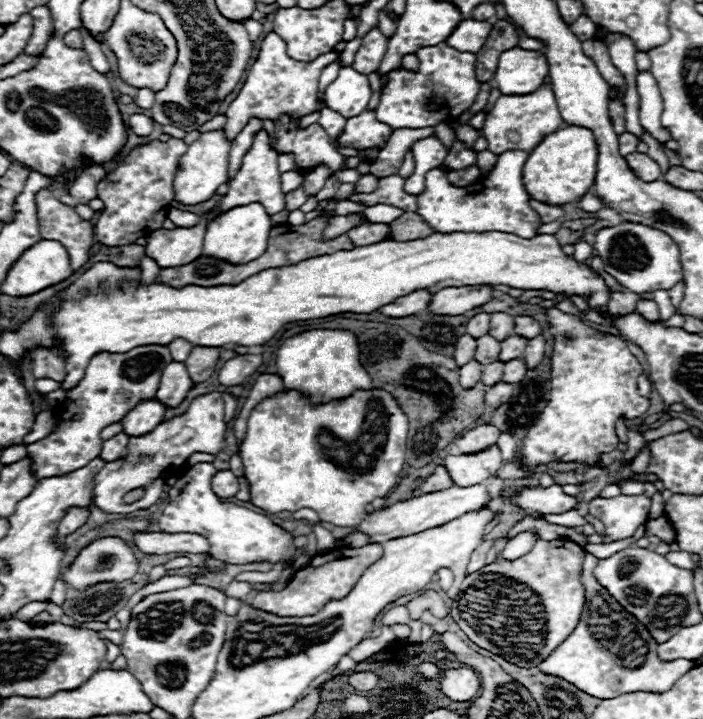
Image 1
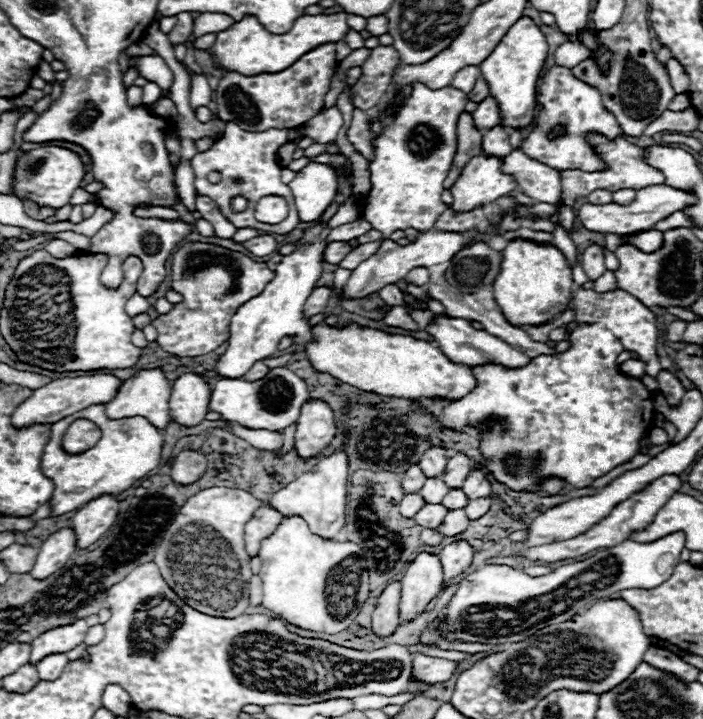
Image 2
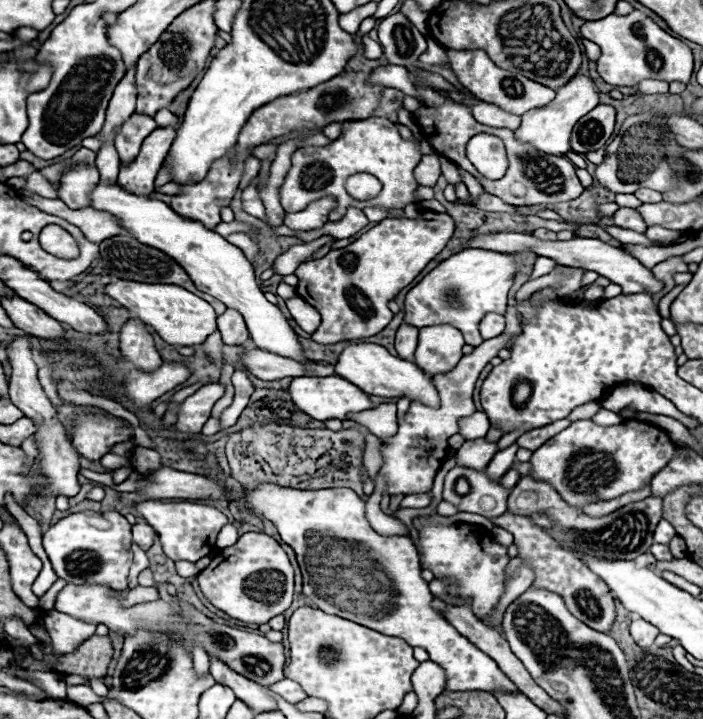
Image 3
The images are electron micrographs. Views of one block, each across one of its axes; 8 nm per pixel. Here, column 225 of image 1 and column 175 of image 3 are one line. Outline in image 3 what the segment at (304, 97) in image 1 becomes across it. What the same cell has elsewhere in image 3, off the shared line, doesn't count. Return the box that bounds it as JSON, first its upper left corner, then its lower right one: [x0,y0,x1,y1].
[118,128,176,196]

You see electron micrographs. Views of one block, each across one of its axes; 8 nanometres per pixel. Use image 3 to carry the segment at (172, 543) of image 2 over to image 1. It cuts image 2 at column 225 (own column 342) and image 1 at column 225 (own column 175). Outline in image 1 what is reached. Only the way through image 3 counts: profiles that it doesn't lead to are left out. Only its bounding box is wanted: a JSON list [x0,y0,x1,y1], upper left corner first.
[212,470,238,498]

